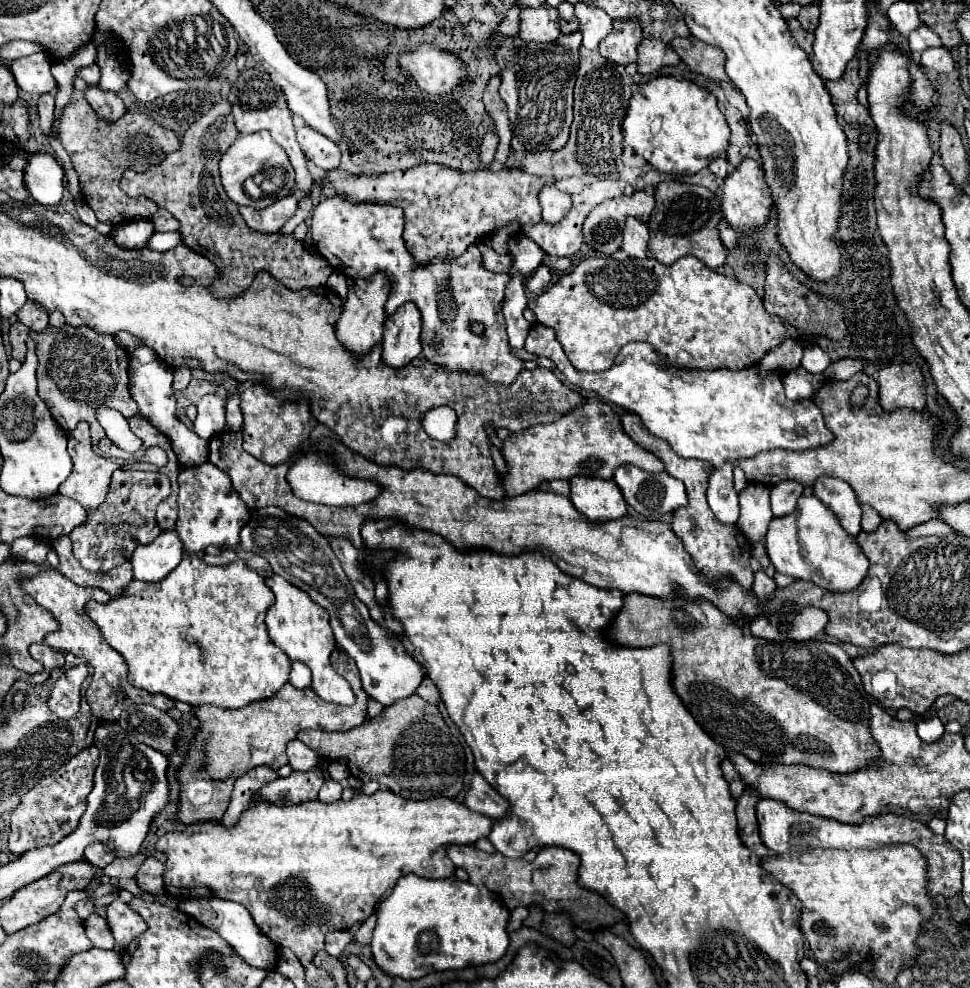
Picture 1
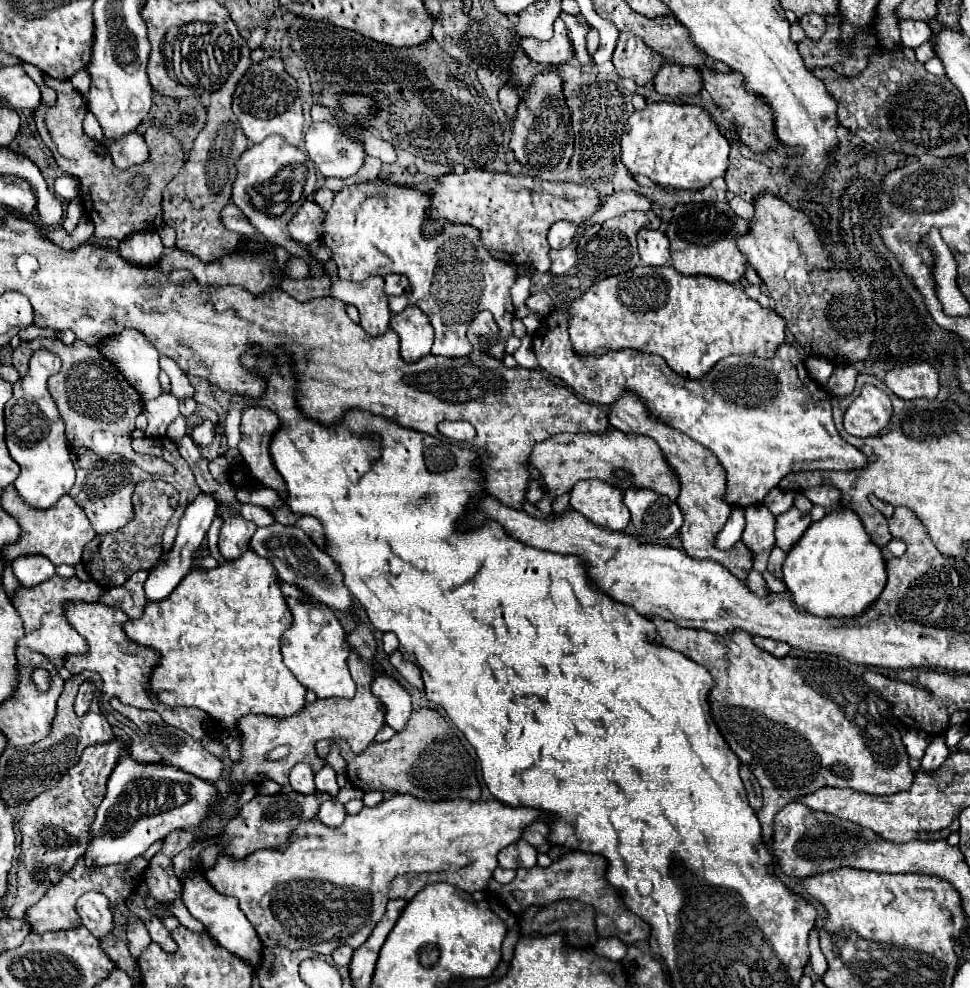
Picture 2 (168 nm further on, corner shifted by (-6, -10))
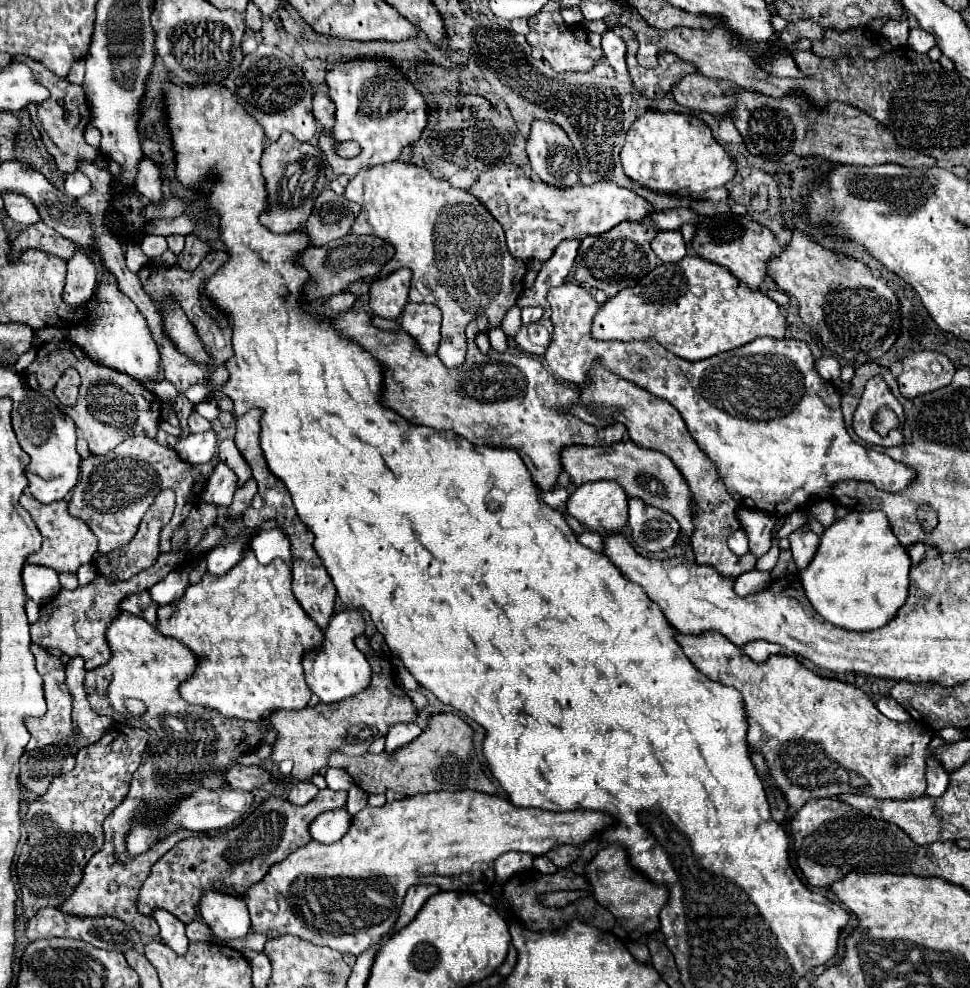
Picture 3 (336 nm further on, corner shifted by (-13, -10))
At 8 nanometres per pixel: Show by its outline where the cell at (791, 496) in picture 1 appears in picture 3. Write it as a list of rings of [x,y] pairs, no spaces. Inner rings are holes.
[[[803,526],[789,534],[789,542],[791,542],[791,552],[797,568],[805,568],[817,550],[819,536],[813,530],[809,530],[809,526]]]

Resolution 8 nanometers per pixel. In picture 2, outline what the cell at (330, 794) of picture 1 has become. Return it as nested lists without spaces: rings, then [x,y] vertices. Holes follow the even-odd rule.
[[[326,800],[322,806],[320,806],[320,812],[318,812],[318,820],[328,826],[328,828],[338,828],[346,818],[346,810],[340,802],[336,800]]]

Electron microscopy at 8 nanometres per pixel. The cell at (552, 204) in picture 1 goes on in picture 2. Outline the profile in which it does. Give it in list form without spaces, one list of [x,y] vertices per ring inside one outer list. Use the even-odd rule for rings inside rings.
[[[560,222],[560,224],[554,224],[548,232],[548,242],[552,248],[566,248],[572,244],[572,240],[576,238],[576,224],[566,224],[566,222]]]

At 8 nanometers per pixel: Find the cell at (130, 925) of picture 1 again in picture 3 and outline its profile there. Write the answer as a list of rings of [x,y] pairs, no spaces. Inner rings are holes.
[[[161,908],[155,910],[151,914],[155,918],[155,922],[159,924],[159,938],[169,946],[173,948],[173,952],[177,952],[179,956],[187,954],[187,936],[185,936],[185,924],[181,920],[175,920],[175,916],[171,916],[169,912],[163,912]]]

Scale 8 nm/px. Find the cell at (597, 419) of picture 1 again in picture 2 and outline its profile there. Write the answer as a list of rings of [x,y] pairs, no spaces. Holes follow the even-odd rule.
[[[608,428],[604,436],[580,436],[580,434],[560,434],[552,436],[534,446],[530,456],[532,466],[536,466],[544,476],[544,488],[548,490],[546,498],[540,500],[538,508],[542,512],[552,512],[552,498],[566,494],[578,480],[596,478],[608,482],[620,490],[626,488],[648,488],[656,494],[668,496],[670,500],[678,498],[678,480],[668,468],[660,446],[650,436],[624,434],[616,428]]]

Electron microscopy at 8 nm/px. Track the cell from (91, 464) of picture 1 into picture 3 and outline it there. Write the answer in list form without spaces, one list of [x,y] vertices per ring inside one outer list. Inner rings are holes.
[[[133,436],[105,456],[91,454],[81,460],[81,476],[73,488],[69,512],[89,524],[99,538],[99,550],[107,554],[135,536],[147,506],[153,502],[153,494],[171,488],[177,494],[177,512],[173,514],[171,524],[161,532],[161,552],[171,552],[171,536],[201,500],[203,484],[205,476],[199,468],[181,460],[173,448],[161,446],[147,436]]]

